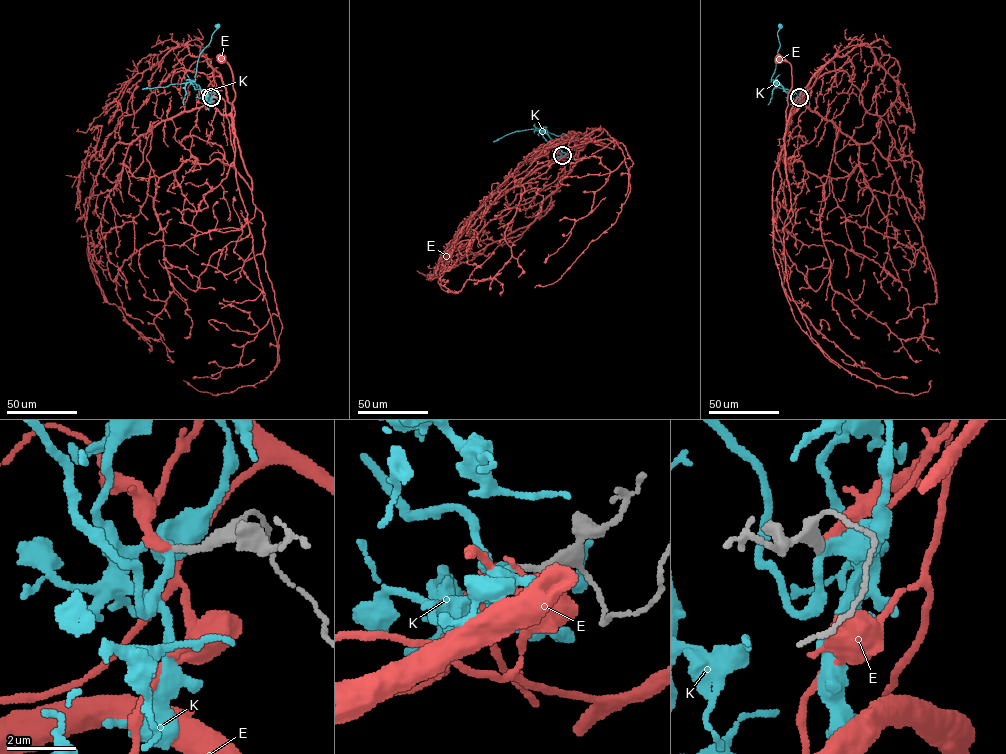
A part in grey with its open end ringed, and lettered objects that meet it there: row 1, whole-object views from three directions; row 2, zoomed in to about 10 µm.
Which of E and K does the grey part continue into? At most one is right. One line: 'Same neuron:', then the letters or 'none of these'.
Same neuron: E

